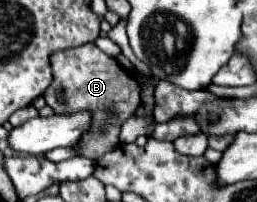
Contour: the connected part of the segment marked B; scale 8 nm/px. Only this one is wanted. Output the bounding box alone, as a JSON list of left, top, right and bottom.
[44,43,140,159]

